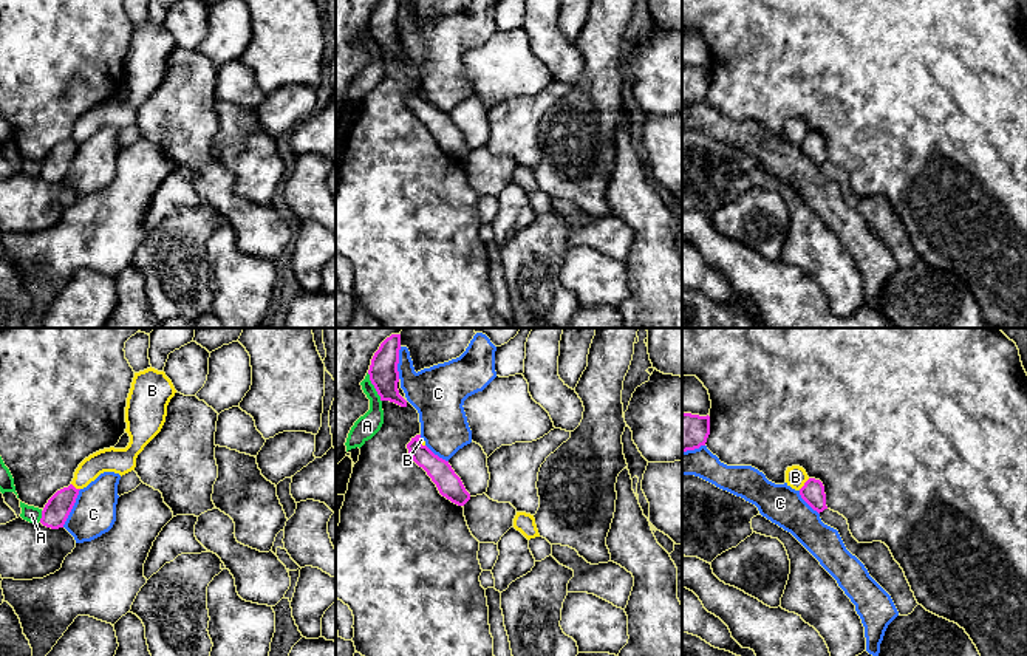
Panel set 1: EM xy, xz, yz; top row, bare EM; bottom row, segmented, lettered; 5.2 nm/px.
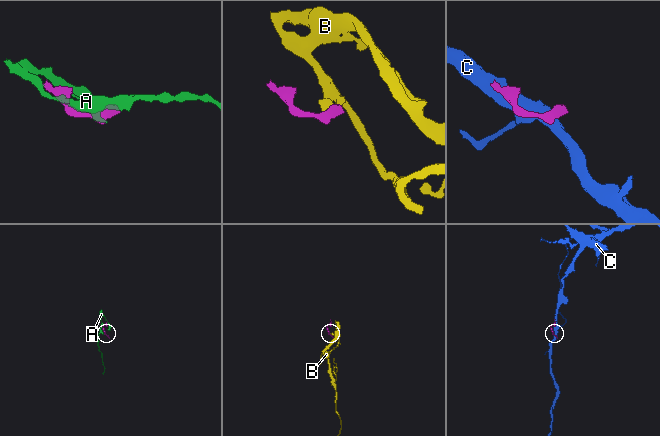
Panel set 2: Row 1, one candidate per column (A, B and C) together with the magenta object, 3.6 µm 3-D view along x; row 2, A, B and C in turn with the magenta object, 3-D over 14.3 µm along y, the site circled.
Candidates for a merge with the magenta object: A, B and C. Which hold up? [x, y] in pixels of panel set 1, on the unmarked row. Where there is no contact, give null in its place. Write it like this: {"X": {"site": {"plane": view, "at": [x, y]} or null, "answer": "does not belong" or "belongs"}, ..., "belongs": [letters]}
{"A": {"site": {"plane": "xz", "at": [375, 40]}, "answer": "does not belong"}, "B": {"site": {"plane": "yz", "at": [805, 138]}, "answer": "does not belong"}, "C": {"site": {"plane": "xy", "at": [71, 161]}, "answer": "does not belong"}, "belongs": []}

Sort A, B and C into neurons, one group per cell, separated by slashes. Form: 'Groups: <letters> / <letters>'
Groups: A B / C

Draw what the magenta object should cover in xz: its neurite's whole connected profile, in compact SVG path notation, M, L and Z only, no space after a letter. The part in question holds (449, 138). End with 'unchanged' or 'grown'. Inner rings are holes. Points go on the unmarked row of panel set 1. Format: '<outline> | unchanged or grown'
M416 88L407 97L410 110L427 125L442 150L458 159L464 159L470 153L470 147L466 144L461 132L449 114L435 108L427 99L422 99L419 91L421 88Z | unchanged

